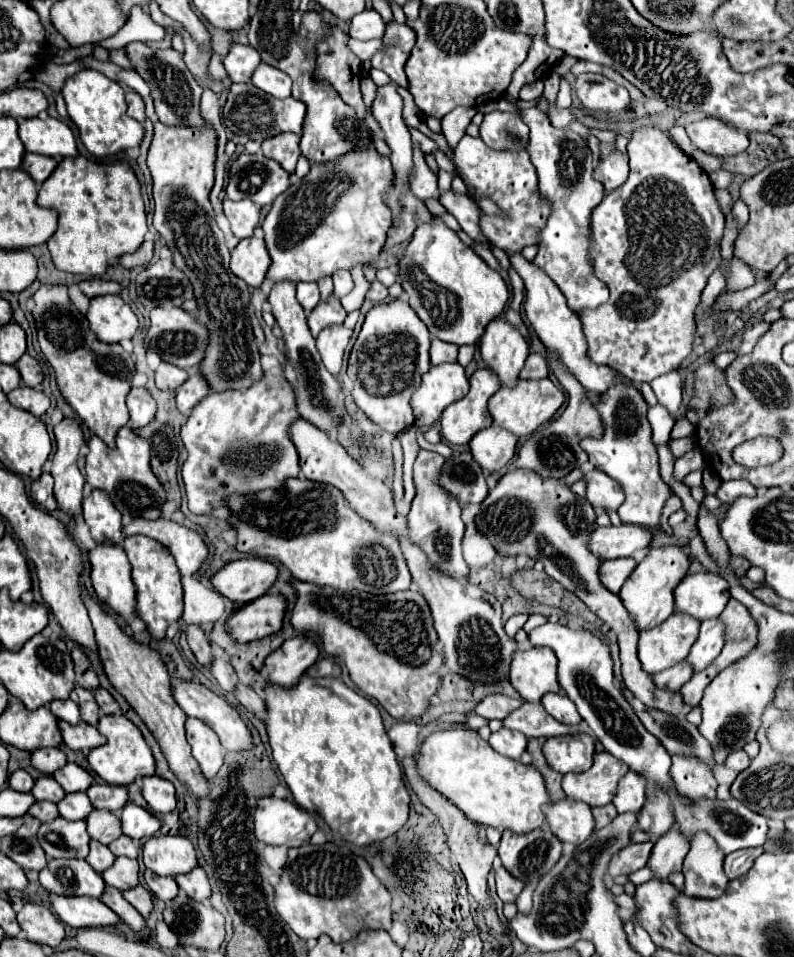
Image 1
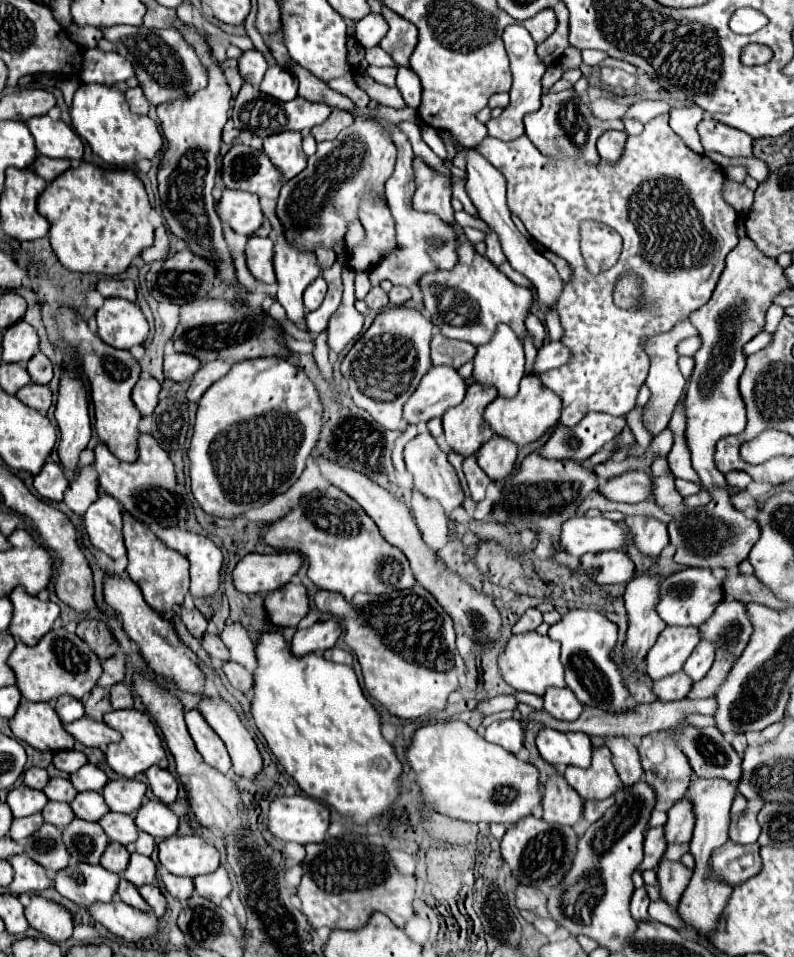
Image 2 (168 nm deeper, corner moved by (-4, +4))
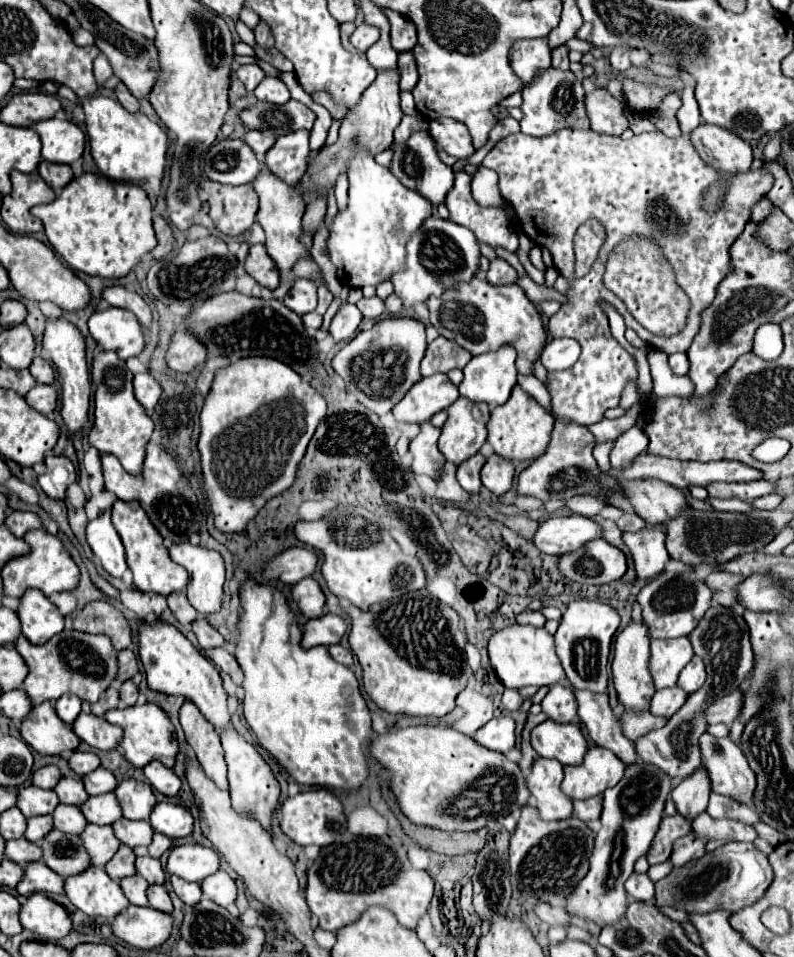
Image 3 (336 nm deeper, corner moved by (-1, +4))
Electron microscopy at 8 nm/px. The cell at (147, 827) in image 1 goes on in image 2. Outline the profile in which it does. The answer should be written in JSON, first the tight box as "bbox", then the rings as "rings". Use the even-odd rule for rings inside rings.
{"bbox":[134,801,178,839],"rings":[[[146,801],[136,811],[134,819],[138,829],[150,833],[154,839],[166,839],[178,831],[178,817],[160,801]]]}

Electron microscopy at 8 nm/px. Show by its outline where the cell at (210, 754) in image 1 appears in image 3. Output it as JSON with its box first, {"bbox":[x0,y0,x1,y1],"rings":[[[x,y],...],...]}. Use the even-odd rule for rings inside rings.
{"bbox":[179,701,227,789],"rings":[[[189,701],[183,703],[179,721],[185,731],[185,739],[193,747],[205,775],[217,783],[217,787],[227,789],[227,765],[223,761],[223,747],[215,727]]]}

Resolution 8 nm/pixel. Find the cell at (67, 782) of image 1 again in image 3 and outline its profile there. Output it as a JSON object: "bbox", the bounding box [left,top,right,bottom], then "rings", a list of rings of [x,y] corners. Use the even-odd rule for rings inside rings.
{"bbox":[81,767,117,795],"rings":[[[99,767],[99,769],[95,769],[95,771],[87,773],[87,775],[83,775],[81,781],[83,781],[85,791],[87,791],[89,795],[109,793],[109,791],[113,791],[113,787],[117,785],[117,779],[113,777],[113,773],[107,771],[107,769],[103,769],[103,767]]]}

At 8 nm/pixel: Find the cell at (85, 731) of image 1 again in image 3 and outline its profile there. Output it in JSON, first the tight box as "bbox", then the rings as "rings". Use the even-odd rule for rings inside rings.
{"bbox":[71,713,123,751],"rings":[[[81,713],[71,727],[81,741],[85,741],[95,749],[105,749],[105,751],[115,749],[123,735],[123,731],[117,725],[111,725],[103,717],[95,717],[91,713]]]}

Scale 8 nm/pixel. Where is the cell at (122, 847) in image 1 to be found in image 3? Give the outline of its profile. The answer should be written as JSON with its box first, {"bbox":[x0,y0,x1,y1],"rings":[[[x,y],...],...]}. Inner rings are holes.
{"bbox":[147,833,175,857],"rings":[[[155,833],[151,845],[147,847],[147,849],[149,849],[149,855],[151,855],[151,857],[161,857],[167,849],[173,847],[173,843],[175,843],[173,839],[169,839],[169,837],[161,835],[161,833]]]}

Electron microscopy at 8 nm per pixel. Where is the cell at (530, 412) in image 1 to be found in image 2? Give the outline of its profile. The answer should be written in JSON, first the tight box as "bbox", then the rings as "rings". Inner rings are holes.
{"bbox":[484,375,562,447],"rings":[[[526,375],[526,377],[520,381],[520,391],[518,391],[518,395],[514,395],[512,399],[496,397],[496,399],[486,407],[484,419],[486,419],[486,423],[492,427],[492,431],[494,431],[496,435],[512,441],[512,443],[518,445],[518,447],[524,447],[524,445],[528,445],[528,443],[538,441],[548,429],[552,429],[554,425],[558,425],[560,409],[562,409],[560,399],[558,399],[550,389],[546,389],[546,387],[540,383],[538,375]]]}

